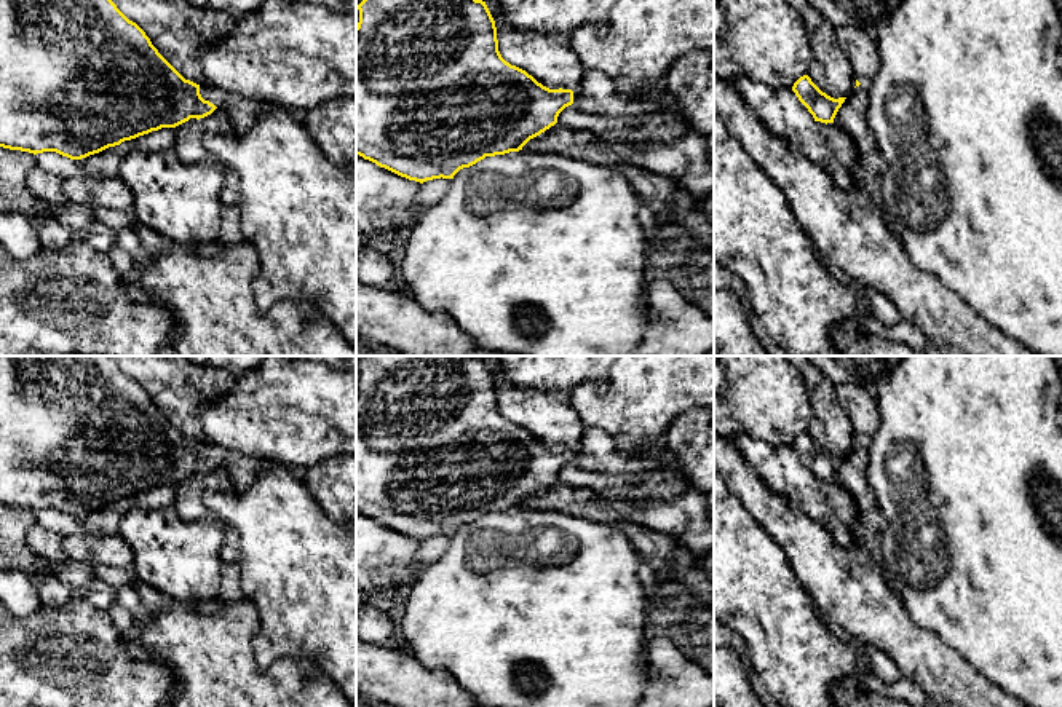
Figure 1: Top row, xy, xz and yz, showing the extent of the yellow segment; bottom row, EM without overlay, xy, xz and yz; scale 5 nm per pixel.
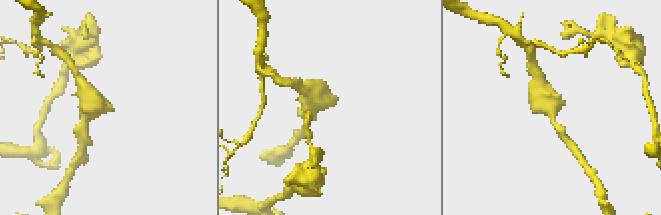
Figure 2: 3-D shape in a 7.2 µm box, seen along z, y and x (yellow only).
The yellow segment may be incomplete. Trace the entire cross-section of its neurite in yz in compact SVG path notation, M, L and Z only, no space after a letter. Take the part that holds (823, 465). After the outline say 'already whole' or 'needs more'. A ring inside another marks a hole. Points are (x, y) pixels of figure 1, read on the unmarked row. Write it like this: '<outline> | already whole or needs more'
M808 432L800 434L792 448L798 455L798 458L808 466L813 472L814 479L821 480L834 480L834 476L845 460L846 455L834 456L822 450Z | already whole

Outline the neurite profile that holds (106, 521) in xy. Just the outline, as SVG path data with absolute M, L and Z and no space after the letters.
M161 485L81 517L70 517L56 509L43 509L35 512L35 519L40 527L62 536L77 533L110 536L118 533L118 525L125 512L139 508L172 508L174 500L174 485Z

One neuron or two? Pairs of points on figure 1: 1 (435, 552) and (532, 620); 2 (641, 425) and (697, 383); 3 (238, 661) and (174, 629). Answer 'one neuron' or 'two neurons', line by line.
1: two neurons
2: one neuron
3: one neuron

